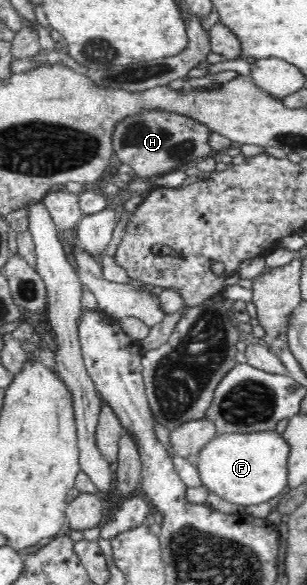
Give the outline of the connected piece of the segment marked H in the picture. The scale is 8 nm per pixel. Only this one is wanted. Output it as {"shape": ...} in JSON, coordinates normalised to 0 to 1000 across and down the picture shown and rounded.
{"shape":[[[466,190],[440,193],[436,198],[407,200],[371,217],[365,246],[371,251],[378,280],[414,280],[433,287],[433,294],[459,309],[482,309],[489,304],[511,306],[554,294],[577,291],[625,292],[642,274],[697,268],[697,255],[684,246],[684,231],[697,224],[668,212],[651,212],[625,200],[599,198],[593,193],[537,190]]]}

